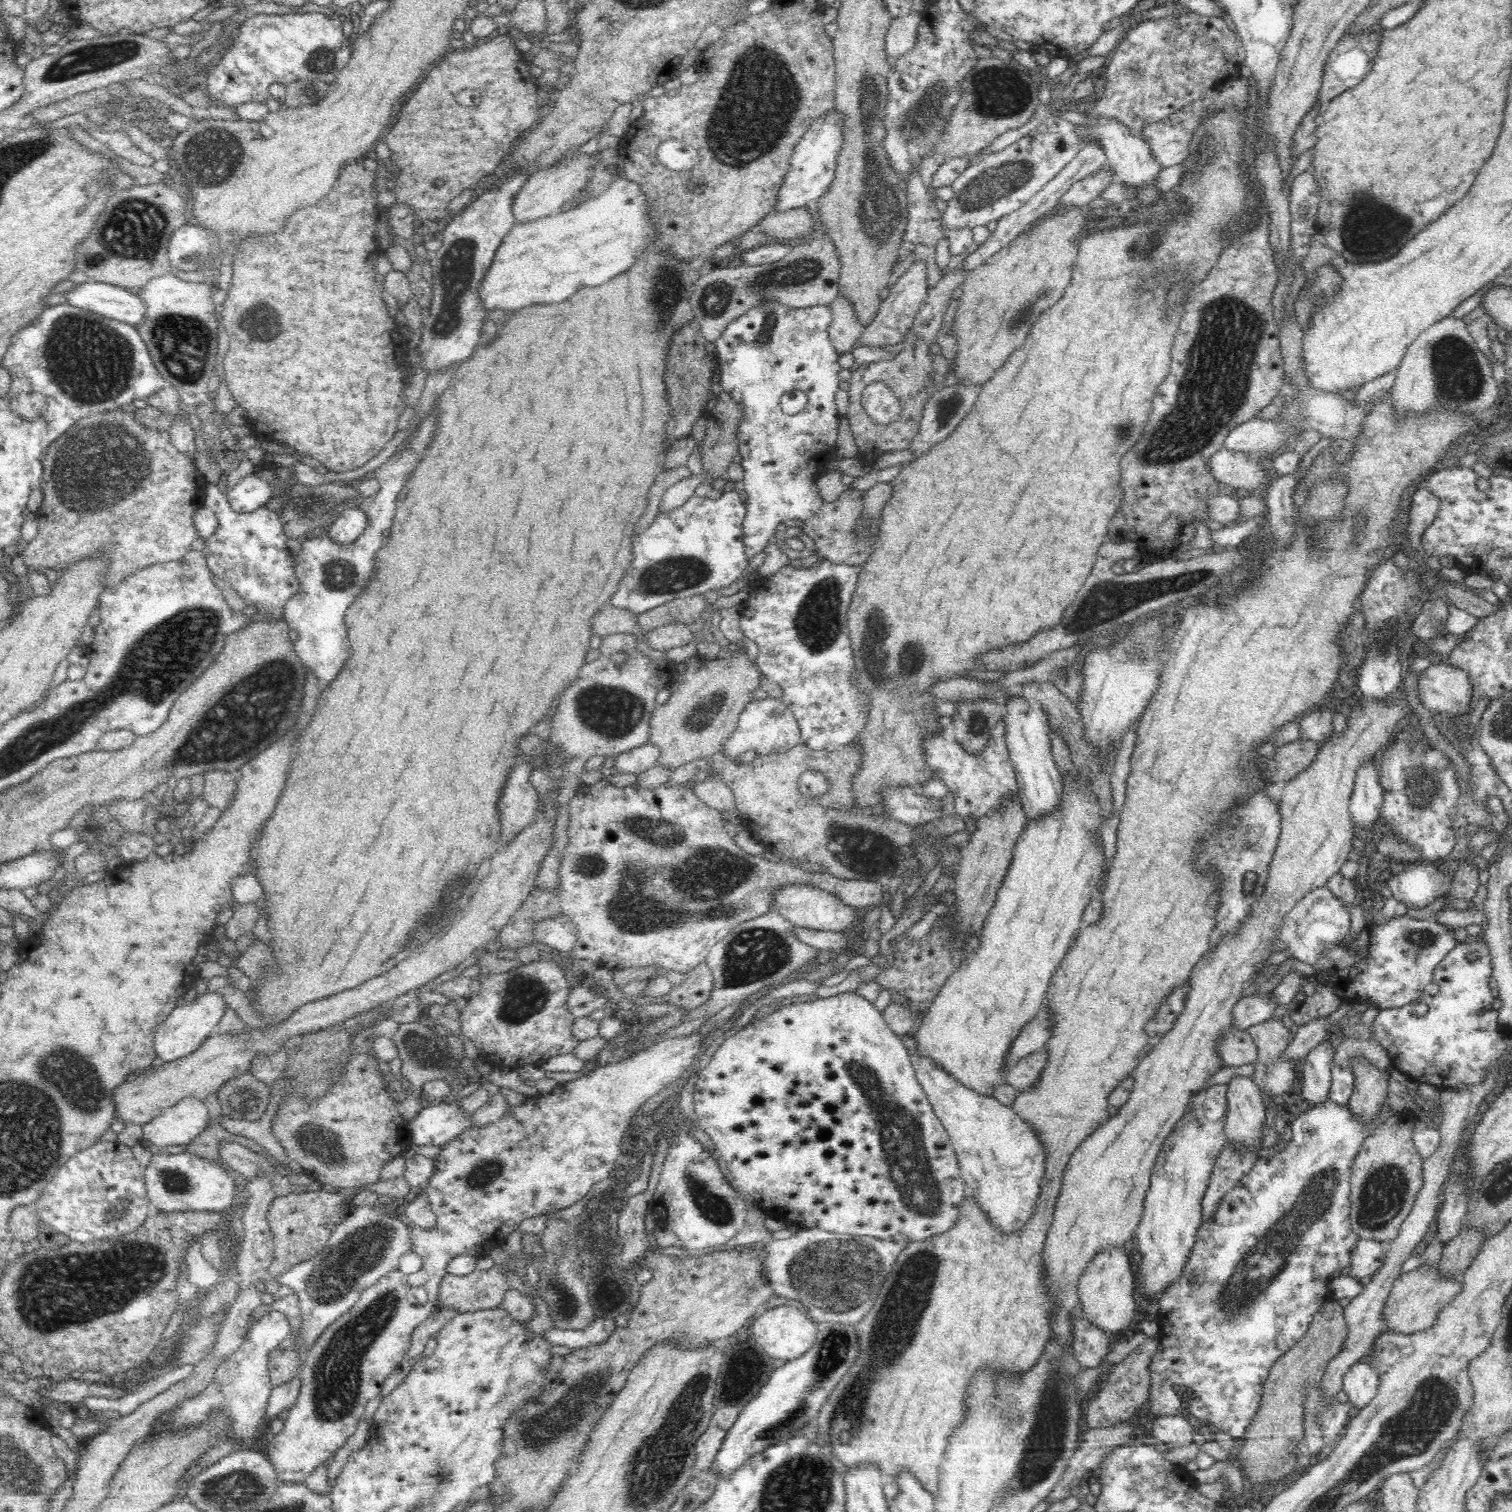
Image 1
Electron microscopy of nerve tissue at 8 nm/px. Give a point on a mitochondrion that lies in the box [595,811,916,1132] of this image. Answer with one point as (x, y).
(753, 954)

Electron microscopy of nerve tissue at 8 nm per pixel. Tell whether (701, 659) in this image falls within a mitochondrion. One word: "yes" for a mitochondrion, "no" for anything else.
no

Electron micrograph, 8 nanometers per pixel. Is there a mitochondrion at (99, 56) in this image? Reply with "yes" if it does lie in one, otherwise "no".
yes

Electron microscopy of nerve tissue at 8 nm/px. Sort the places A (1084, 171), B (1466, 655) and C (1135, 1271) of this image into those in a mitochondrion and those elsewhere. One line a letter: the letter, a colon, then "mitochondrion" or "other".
A: other
B: other
C: other

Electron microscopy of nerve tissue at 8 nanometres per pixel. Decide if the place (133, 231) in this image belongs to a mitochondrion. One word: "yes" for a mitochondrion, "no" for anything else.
yes

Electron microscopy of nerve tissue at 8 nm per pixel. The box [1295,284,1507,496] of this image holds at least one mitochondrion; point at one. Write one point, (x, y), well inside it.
(1457, 378)

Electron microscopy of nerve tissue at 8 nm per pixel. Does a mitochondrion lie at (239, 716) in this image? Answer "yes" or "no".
yes

